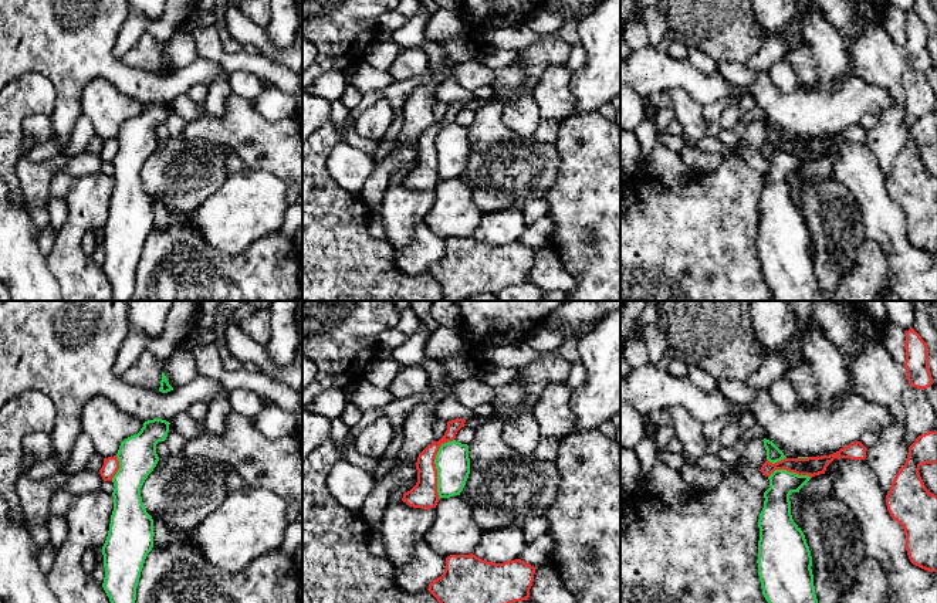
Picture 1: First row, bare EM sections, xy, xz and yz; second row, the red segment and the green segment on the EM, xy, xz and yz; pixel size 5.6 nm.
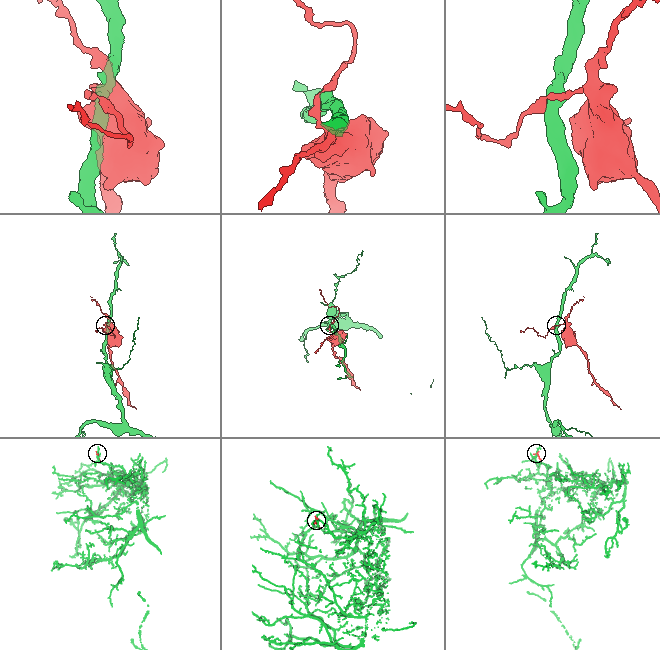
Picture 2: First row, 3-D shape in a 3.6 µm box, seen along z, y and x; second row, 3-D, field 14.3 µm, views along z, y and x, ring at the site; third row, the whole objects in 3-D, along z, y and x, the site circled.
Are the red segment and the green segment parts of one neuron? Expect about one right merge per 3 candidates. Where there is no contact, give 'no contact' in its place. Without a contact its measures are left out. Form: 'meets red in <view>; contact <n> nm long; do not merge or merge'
meets red in xz; contact 360 nm long; do not merge

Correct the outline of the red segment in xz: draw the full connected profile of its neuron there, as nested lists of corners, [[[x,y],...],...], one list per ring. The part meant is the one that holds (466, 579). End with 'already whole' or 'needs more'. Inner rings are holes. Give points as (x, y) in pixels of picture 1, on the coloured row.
[[[450,555],[443,575],[429,585],[439,603],[515,603],[528,600],[535,568],[521,559],[493,563],[476,555]]] | already whole

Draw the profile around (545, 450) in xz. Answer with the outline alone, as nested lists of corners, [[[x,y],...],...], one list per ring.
[[[538,437],[537,447],[535,447],[532,455],[541,461],[555,463],[558,447],[559,447],[558,438],[555,438],[555,437],[551,437],[551,438]]]

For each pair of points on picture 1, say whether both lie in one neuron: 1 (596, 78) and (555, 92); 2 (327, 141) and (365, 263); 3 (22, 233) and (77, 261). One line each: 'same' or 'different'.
1: different
2: same
3: different

